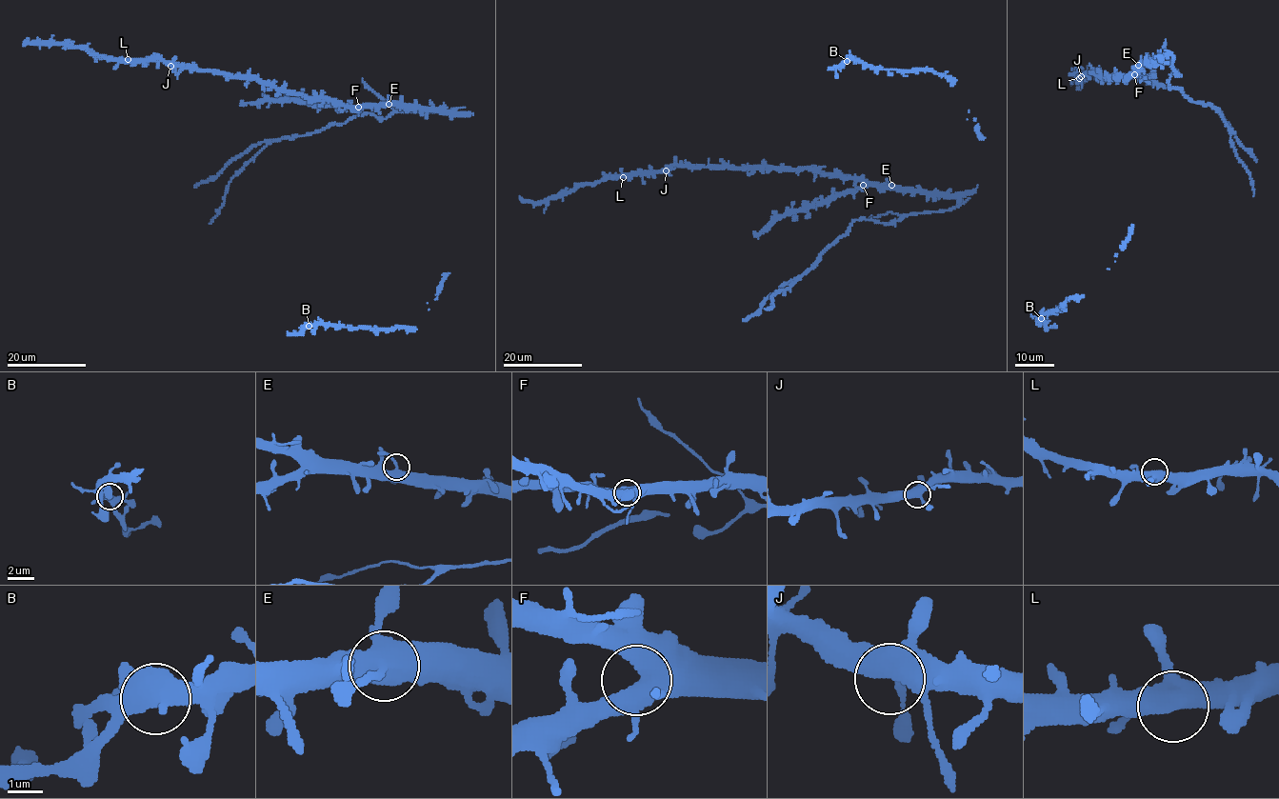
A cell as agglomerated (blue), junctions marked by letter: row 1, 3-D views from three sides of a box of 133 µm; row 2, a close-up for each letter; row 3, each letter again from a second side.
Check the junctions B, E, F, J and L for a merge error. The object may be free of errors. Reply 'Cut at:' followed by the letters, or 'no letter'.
Cut at: no letter

